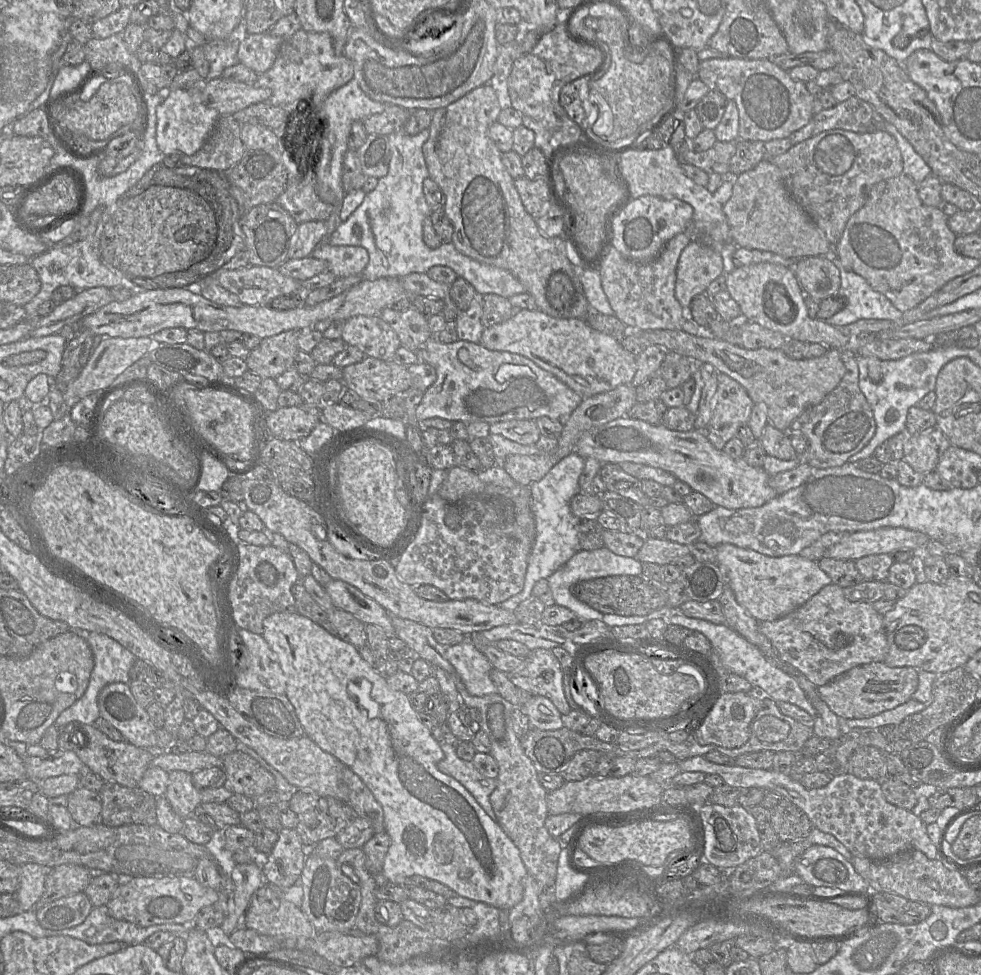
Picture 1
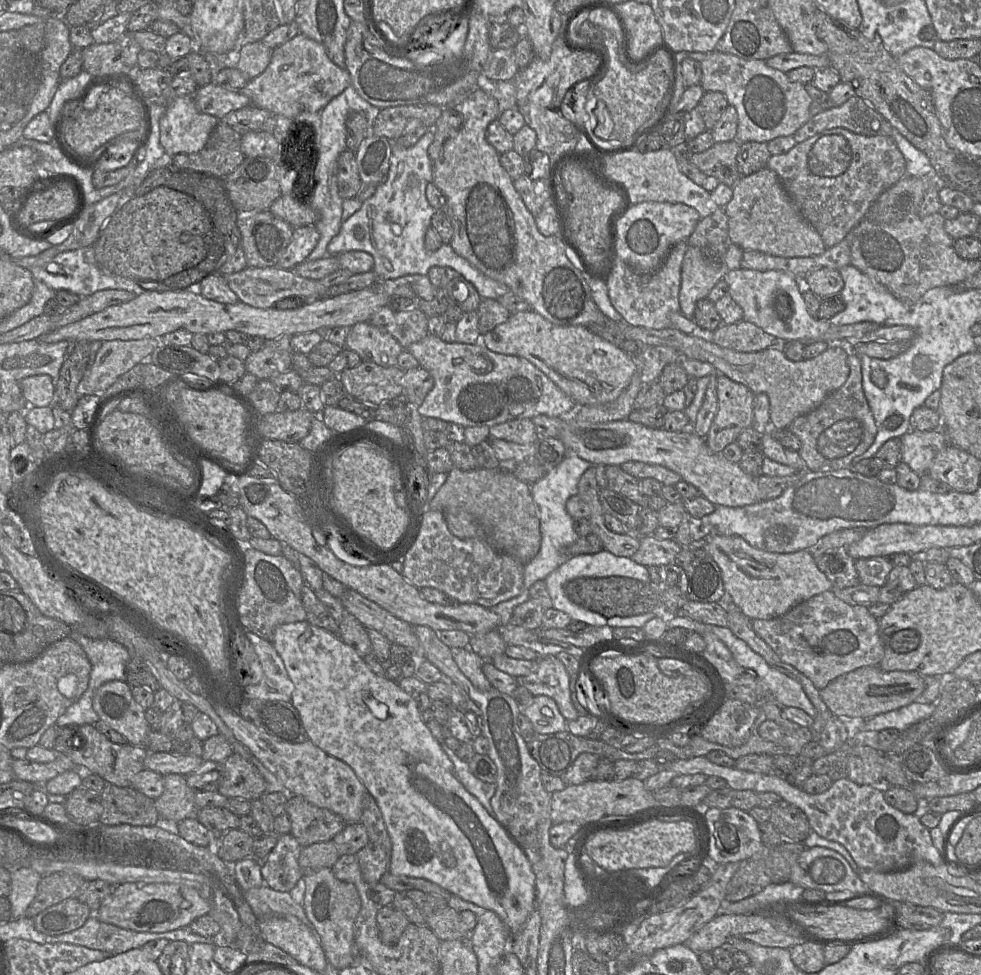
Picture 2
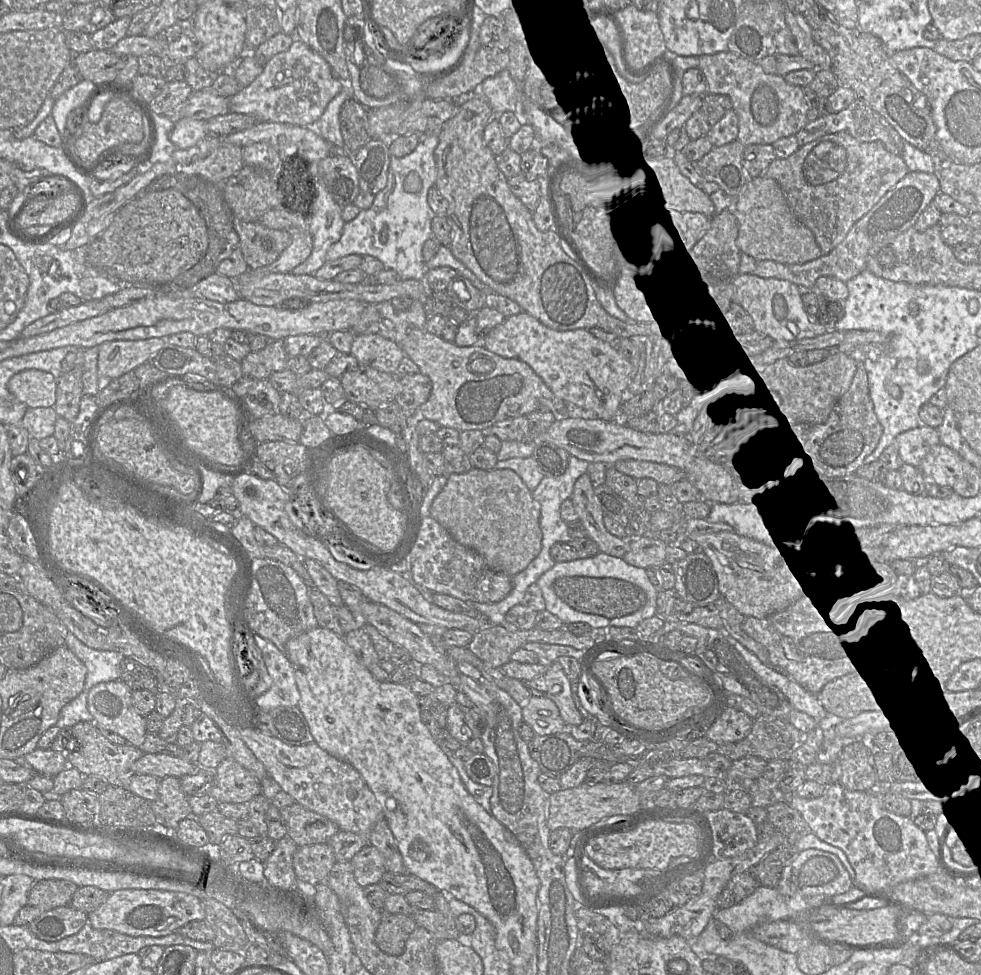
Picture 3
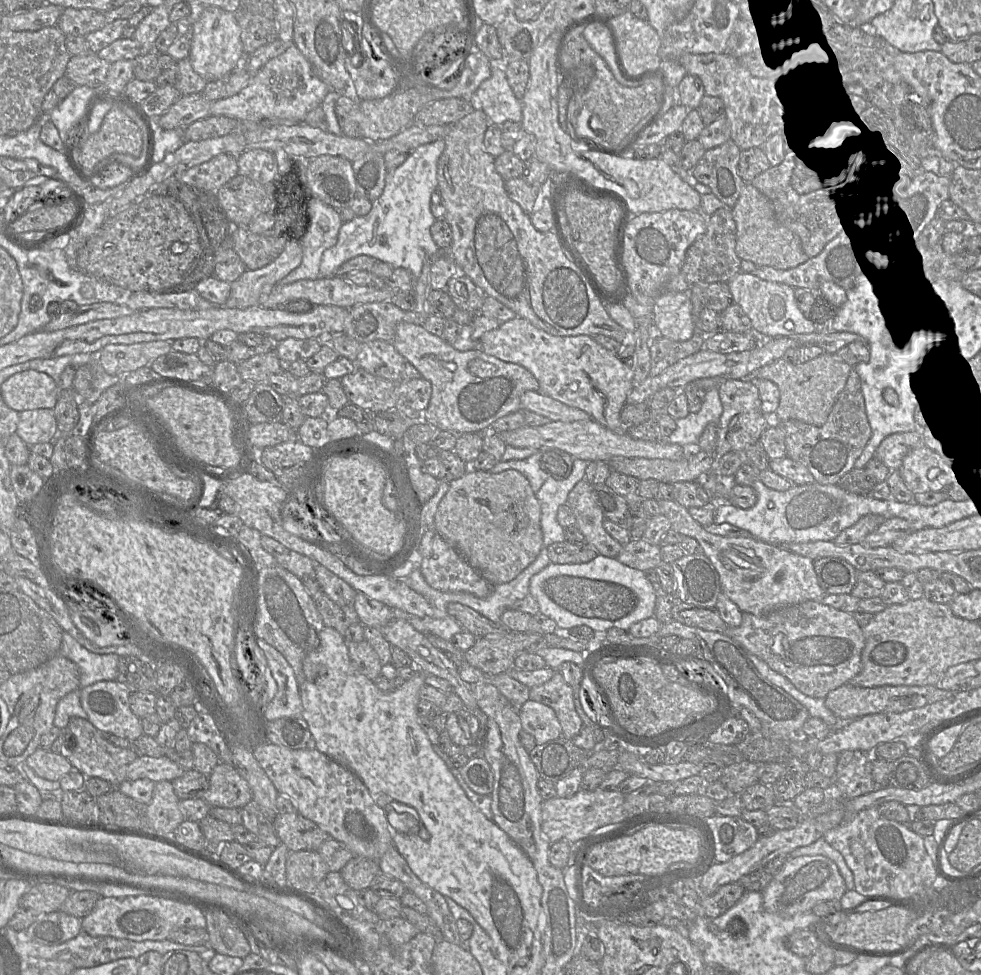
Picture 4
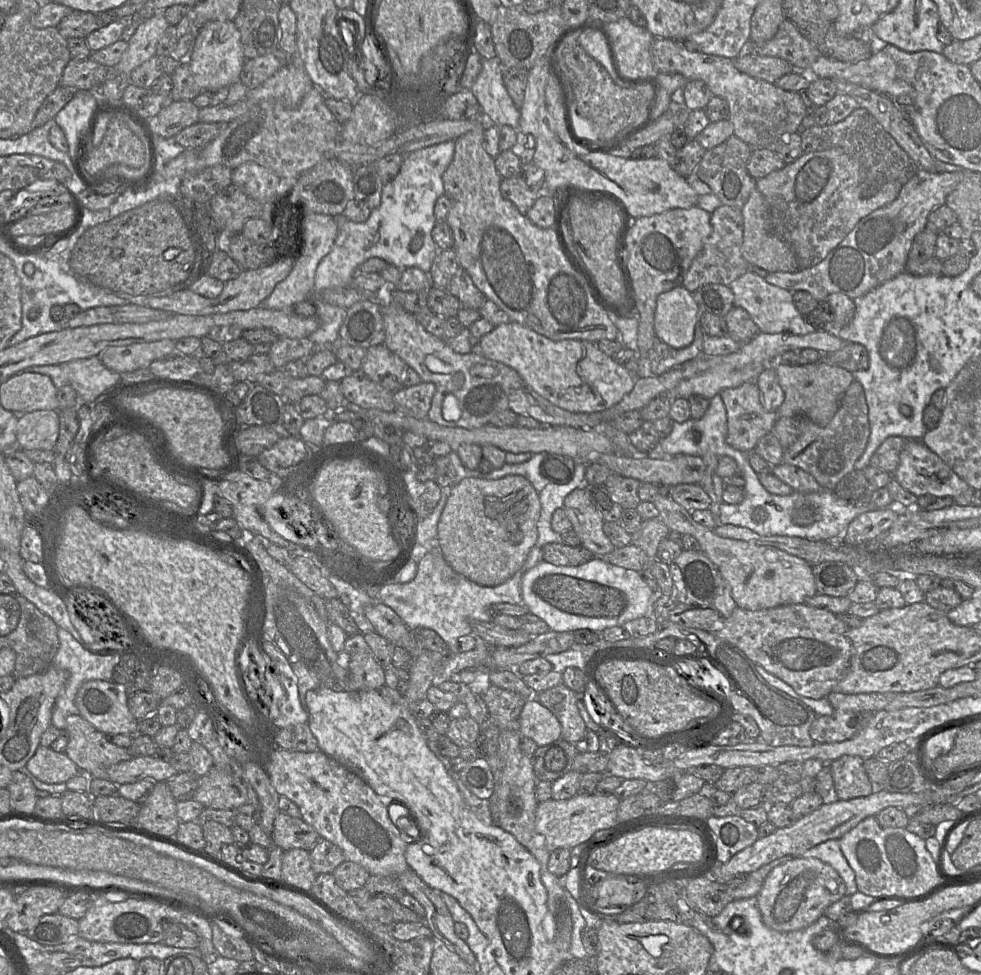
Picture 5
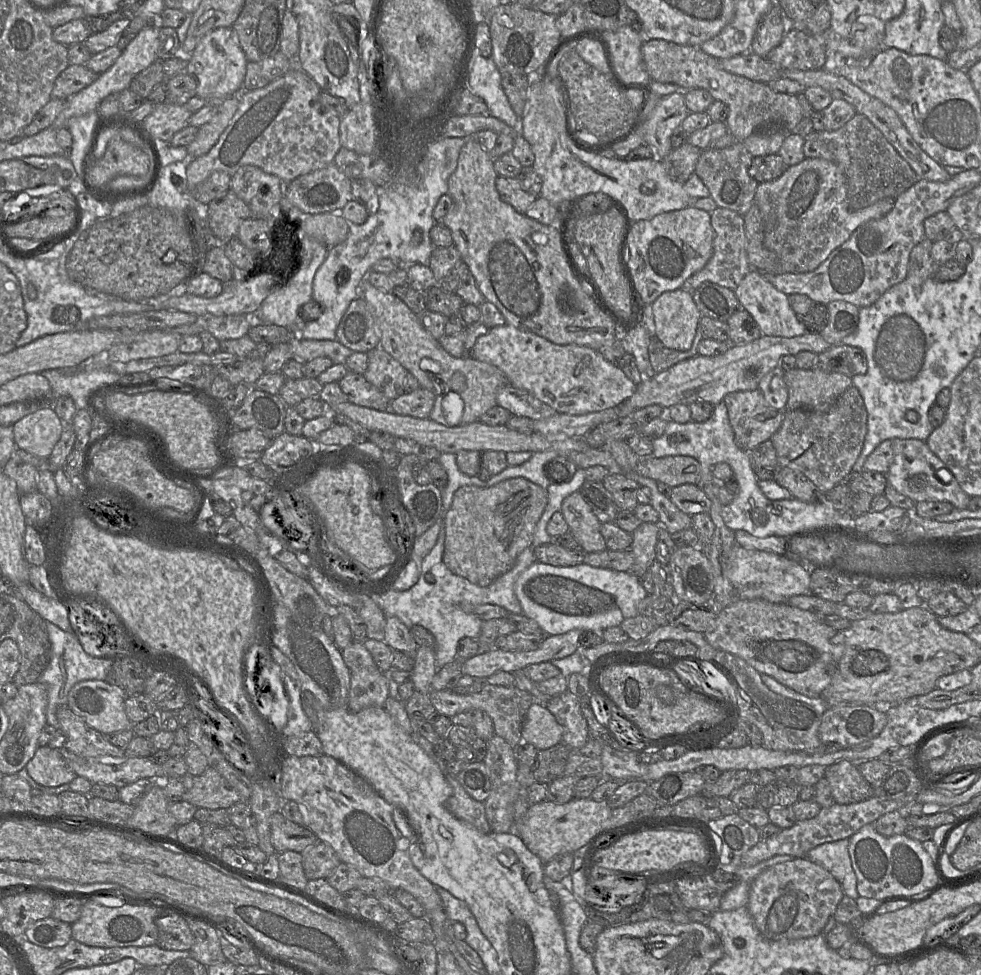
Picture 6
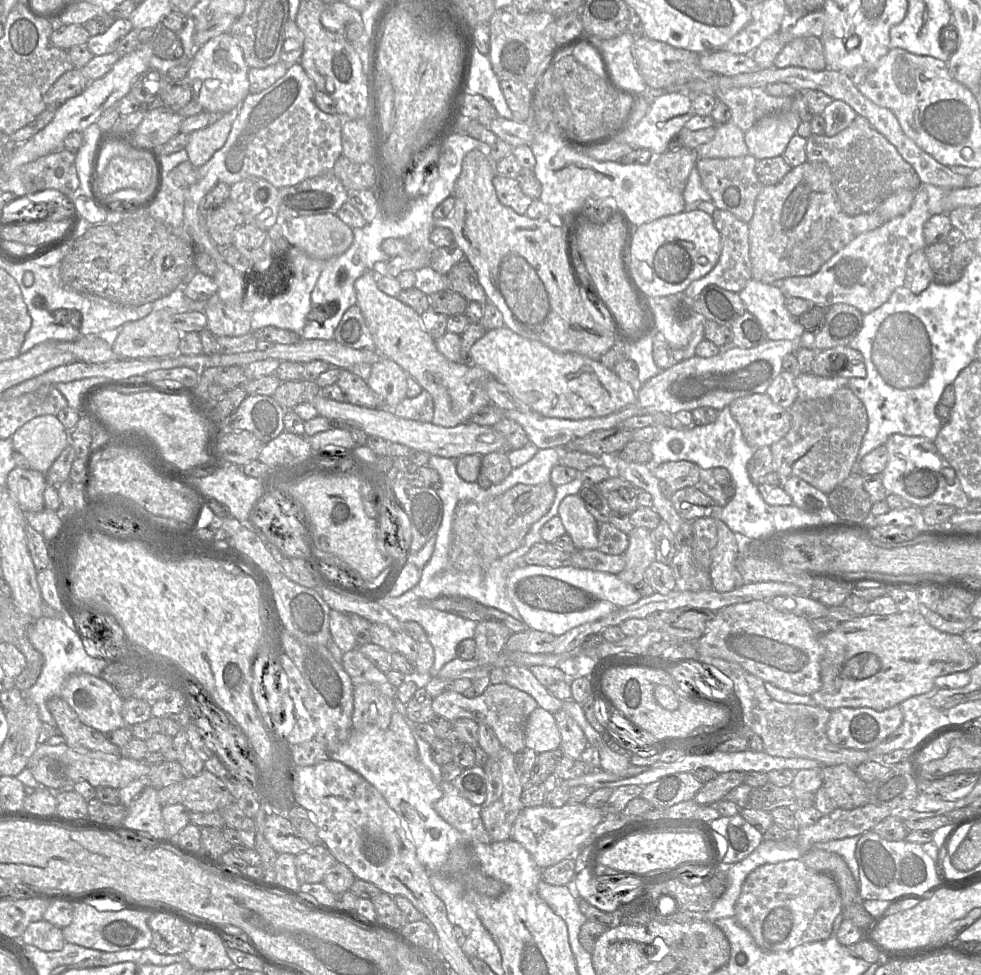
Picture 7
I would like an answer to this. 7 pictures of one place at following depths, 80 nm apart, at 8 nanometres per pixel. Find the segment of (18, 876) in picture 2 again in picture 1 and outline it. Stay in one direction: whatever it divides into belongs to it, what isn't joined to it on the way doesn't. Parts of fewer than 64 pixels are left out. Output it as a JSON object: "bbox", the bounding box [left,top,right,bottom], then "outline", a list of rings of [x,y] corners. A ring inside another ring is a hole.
{"bbox":[17,863,48,911],"outline":[[[26,863],[20,867],[20,884],[17,899],[21,911],[35,908],[35,904],[44,892],[48,868],[37,863]]]}

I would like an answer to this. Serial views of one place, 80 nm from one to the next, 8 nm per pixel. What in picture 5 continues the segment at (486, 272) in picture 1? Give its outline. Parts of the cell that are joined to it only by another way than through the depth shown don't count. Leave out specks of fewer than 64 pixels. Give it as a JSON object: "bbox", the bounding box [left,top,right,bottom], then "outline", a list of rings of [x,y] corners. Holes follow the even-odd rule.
{"bbox":[314,140,455,291],"outline":[[[449,140],[424,147],[404,156],[397,176],[384,184],[380,205],[371,209],[371,214],[365,222],[356,223],[347,218],[346,223],[339,227],[332,250],[320,261],[315,274],[314,287],[316,291],[327,289],[343,289],[352,285],[352,280],[360,264],[371,257],[378,257],[400,270],[417,267],[429,274],[433,260],[439,249],[432,238],[432,230],[437,222],[434,206],[437,199],[445,194],[443,173],[453,160],[455,140]]]}

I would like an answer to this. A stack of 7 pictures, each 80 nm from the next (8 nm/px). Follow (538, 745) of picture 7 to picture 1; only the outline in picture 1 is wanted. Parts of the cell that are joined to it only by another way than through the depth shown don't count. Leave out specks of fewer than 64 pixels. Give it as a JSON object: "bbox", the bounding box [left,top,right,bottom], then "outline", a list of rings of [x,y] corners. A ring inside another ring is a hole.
{"bbox":[515,696,564,730],"outline":[[[532,696],[525,704],[523,704],[521,707],[515,707],[515,708],[521,708],[523,713],[527,715],[528,720],[530,722],[530,726],[533,728],[537,728],[540,730],[555,730],[560,729],[564,727],[564,724],[562,722],[561,716],[562,714],[559,712],[559,710],[555,707],[555,705],[552,703],[550,699],[544,696]]]}

